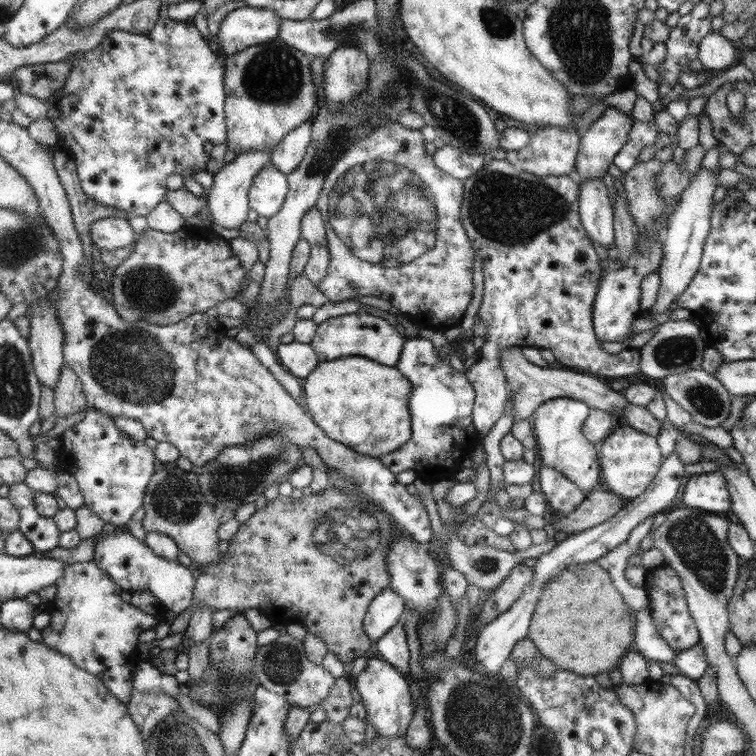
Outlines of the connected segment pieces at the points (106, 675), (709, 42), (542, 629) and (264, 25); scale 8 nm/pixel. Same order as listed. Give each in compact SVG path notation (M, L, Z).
M89 561L74 563L64 570L64 577L56 583L58 595L52 603L52 623L45 628L42 642L53 650L67 655L71 662L84 671L95 675L105 685L107 691L115 696L121 703L129 703L131 699L131 680L129 680L129 654L137 646L139 634L146 630L154 630L159 623L155 615L147 614L131 604L121 601L119 594L122 592L114 581L98 566L97 563Z
M710 31L699 43L697 60L699 60L703 69L719 73L721 68L727 68L727 66L733 64L736 49L731 46L729 40L725 40L725 37Z
M596 562L571 564L561 571L537 598L526 637L559 669L579 676L607 673L615 668L634 640L631 616L623 606L605 570Z
M237 8L227 14L214 37L221 56L249 49L253 45L274 41L280 32L280 19L273 10Z

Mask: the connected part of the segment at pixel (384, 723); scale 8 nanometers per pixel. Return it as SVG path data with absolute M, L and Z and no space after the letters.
M371 657L366 660L363 670L355 675L355 690L357 690L361 704L366 710L366 720L371 722L375 731L382 737L403 737L413 718L413 704L409 686L403 680L400 672L395 672L383 659Z

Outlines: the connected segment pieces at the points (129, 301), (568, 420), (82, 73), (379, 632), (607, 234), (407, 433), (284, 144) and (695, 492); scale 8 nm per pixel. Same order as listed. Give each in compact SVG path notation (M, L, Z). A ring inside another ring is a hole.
M199 226L184 227L173 233L164 233L145 228L139 233L130 252L112 271L111 304L123 322L146 322L155 326L165 326L183 321L190 313L204 313L218 302L235 299L239 294L239 282L245 278L245 270L239 260L229 252L227 242L223 242L213 230Z
M551 398L543 402L534 411L533 433L535 434L535 450L539 454L541 466L554 468L564 478L567 478L581 490L583 496L597 489L601 480L599 456L595 454L593 444L583 435L583 422L590 413L590 407L579 399Z
M159 16L154 20L155 26L145 34L131 34L124 30L109 30L105 36L99 41L99 44L88 50L81 51L70 64L71 70L63 82L63 88L48 98L49 107L48 119L54 124L55 130L59 134L58 148L67 153L76 168L81 190L91 200L94 200L101 206L112 206L113 208L124 210L128 215L137 217L147 217L151 210L164 200L167 193L166 181L170 174L181 174L187 168L196 168L196 170L204 170L209 156L203 152L203 142L211 142L211 144L219 144L225 142L225 125L223 122L223 98L226 98L226 92L223 92L223 68L217 62L215 54L209 50L207 42L199 36L197 29L193 25L187 23L177 24L165 16ZM150 154L155 154L161 159L161 164L157 166L149 166L145 163L145 158Z
M387 586L370 602L368 612L363 620L365 633L371 641L376 641L406 612L406 604L402 596Z
M601 178L587 179L579 185L579 215L592 241L605 249L613 244L612 206Z
M341 357L334 361L319 360L317 368L310 376L302 379L304 402L311 421L335 442L343 442L349 450L378 459L383 454L398 450L411 438L408 396L411 392L410 382L396 368L387 368L363 357Z
M312 121L302 122L271 149L269 164L288 175L302 161L311 141Z
M715 470L691 475L688 479L681 496L687 508L701 509L713 515L729 510L731 496L721 473Z

